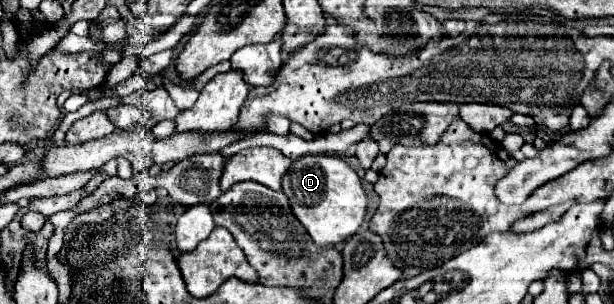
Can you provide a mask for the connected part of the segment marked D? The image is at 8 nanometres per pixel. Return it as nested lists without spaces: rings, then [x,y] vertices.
[[[309,154],[295,160],[283,178],[283,192],[317,246],[347,242],[363,224],[369,202],[357,172],[341,158],[325,154]]]

